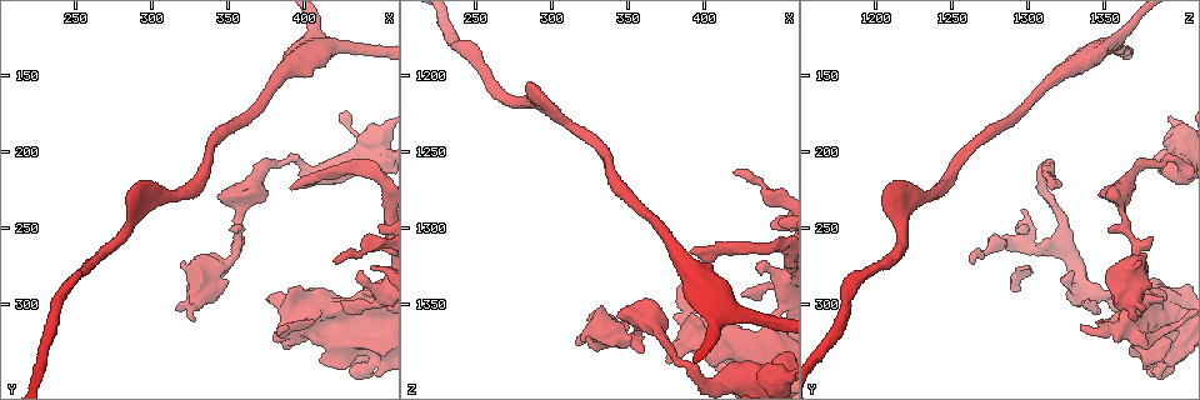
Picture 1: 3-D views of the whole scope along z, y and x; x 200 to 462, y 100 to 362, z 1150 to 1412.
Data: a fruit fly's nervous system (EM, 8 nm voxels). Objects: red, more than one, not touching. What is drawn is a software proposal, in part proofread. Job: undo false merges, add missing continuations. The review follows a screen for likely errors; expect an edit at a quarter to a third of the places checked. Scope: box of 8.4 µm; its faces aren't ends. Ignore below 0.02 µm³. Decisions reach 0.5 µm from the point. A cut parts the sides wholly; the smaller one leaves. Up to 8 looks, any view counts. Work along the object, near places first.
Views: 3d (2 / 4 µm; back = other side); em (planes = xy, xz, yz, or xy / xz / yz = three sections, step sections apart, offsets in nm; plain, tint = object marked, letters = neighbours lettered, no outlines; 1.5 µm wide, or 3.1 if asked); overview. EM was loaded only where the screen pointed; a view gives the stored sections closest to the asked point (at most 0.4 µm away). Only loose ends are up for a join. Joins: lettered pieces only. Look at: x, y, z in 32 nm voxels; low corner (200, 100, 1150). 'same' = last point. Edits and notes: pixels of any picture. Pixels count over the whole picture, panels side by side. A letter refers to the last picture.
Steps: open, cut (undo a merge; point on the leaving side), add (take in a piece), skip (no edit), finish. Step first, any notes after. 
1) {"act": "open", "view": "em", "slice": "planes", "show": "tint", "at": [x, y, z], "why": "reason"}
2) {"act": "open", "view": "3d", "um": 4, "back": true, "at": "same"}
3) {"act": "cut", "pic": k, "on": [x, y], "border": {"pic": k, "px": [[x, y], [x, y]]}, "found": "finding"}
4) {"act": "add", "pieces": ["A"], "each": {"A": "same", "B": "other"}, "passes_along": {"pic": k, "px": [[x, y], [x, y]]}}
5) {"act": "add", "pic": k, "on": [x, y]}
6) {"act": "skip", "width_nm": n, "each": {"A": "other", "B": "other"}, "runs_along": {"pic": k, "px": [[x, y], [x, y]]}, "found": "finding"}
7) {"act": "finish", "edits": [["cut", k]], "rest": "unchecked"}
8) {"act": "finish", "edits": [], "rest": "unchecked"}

{"act": "open", "view": "em", "slice": "planes", "show": "letters", "at": [326, 308, 1372], "why": "an open end"}

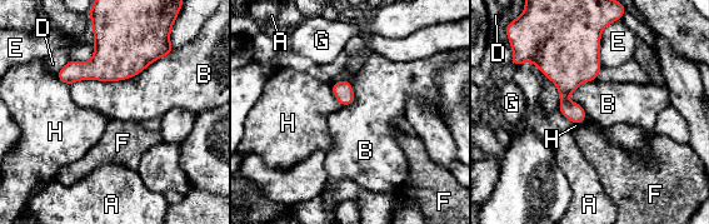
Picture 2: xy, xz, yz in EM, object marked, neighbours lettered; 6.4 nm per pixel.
{"act": "skip", "each": {"A": "other", "B": "other", "D": "other", "E": "other", "F": "other", "G": "other", "H": "other"}, "found": "none of them fits"}

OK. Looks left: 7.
{"act": "open", "view": "3d", "um": 2, "back": true, "at": [398, 312, 1342], "why": "free end"}

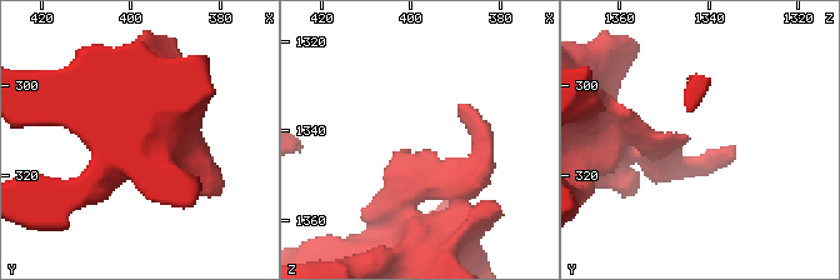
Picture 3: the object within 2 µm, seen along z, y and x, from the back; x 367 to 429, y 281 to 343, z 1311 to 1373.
{"act": "open", "view": "em", "slice": "planes", "show": "plain", "at": [397, 312, 1345], "why": "shape alone is not enough"}

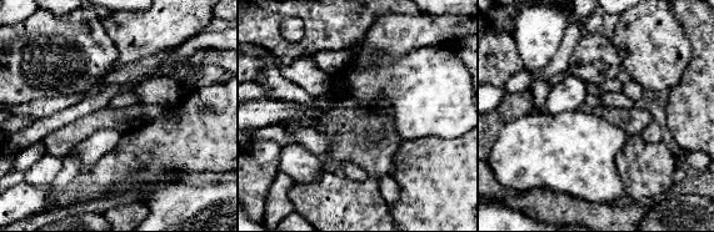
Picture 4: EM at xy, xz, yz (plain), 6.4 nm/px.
{"act": "open", "view": "em", "slice": "planes", "show": "letters", "at": "same"}

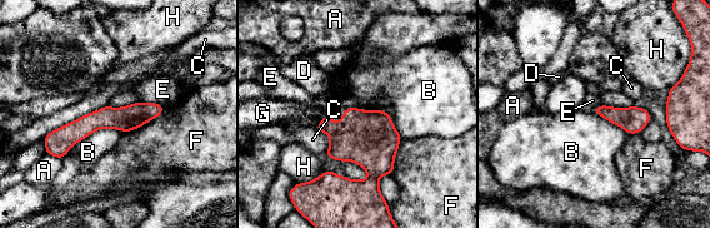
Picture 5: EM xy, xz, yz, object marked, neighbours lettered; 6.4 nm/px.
{"act": "skip", "longest_contact_nm": ["C", 480], "each": {"A": "other", "B": "other", "C": "other", "D": "other", "E": "other", "F": "other", "G": "other", "H": "other"}, "border": {"pic": 5, "px": [[139, 102], [160, 103], [165, 107]]}, "found": "none of them fits"}

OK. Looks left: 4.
{"act": "open", "view": "3d", "um": 4, "at": [398, 128, 1356], "why": "stops while still wide"}

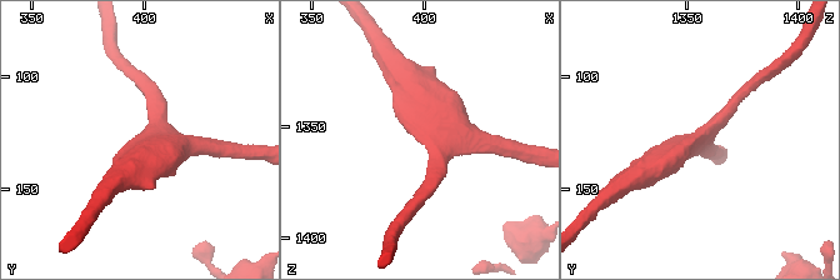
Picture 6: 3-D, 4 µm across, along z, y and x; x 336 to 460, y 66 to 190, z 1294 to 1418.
{"act": "open", "view": "em", "slice": "planes", "show": "plain", "at": [396, 126, 1356], "why": "now the EM"}

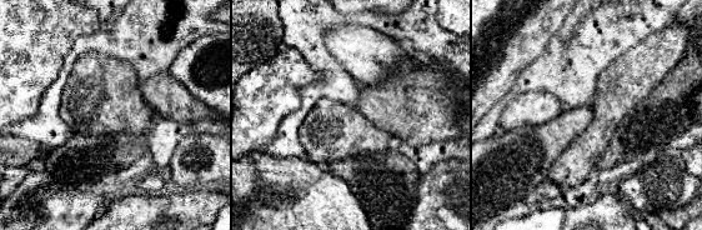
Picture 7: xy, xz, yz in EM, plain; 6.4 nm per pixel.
{"act": "open", "view": "em", "slice": "planes", "show": "letters", "at": "same", "why": "see the neighbours"}

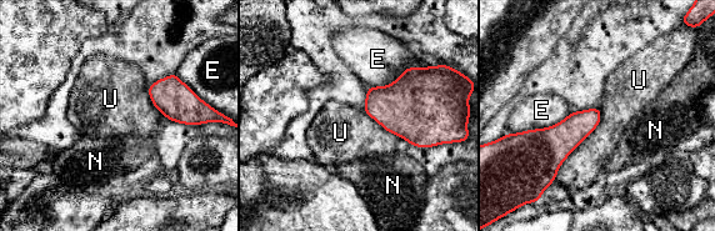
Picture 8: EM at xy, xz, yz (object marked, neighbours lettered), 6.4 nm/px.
{"act": "skip", "each": {"E": "other", "N": "other", "U": "other"}, "border": {"pic": 8, "px": [[599, 106], [599, 125], [554, 180]]}, "found": "no lettered piece goes on from it"}

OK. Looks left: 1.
{"act": "finish", "edits": [], "rest": "unchecked"}

